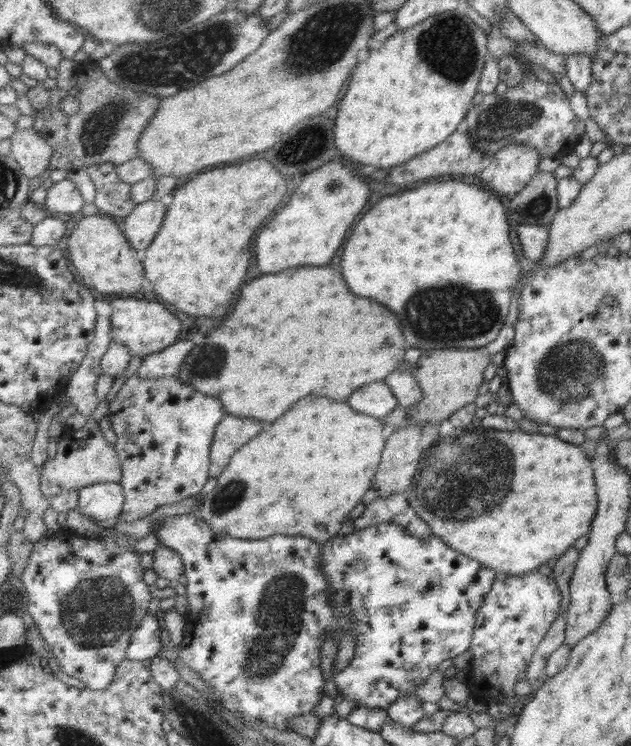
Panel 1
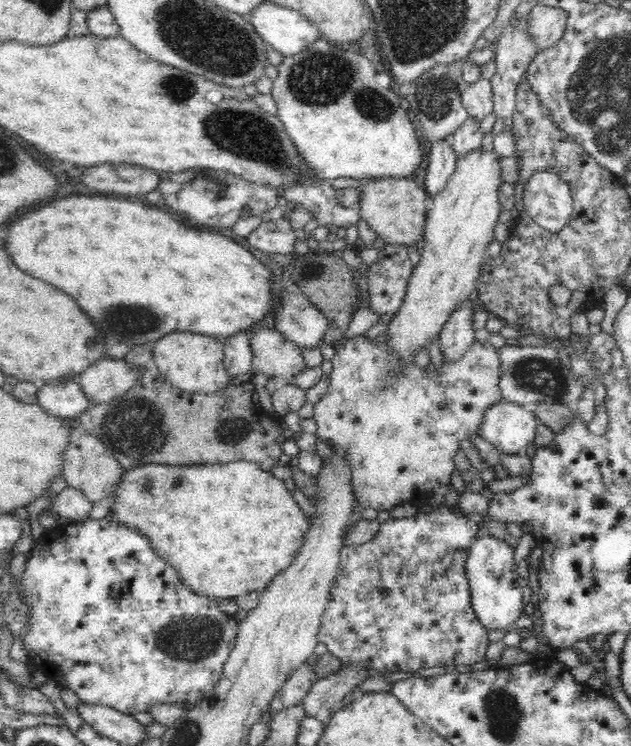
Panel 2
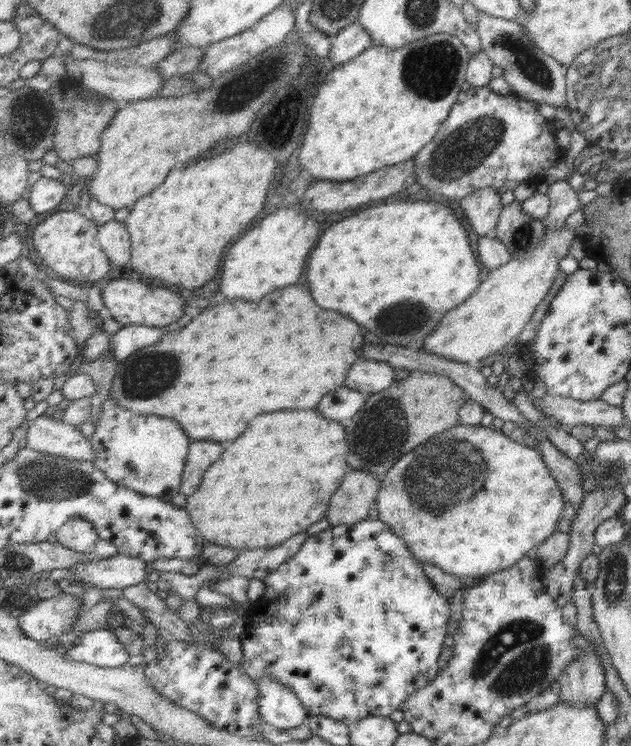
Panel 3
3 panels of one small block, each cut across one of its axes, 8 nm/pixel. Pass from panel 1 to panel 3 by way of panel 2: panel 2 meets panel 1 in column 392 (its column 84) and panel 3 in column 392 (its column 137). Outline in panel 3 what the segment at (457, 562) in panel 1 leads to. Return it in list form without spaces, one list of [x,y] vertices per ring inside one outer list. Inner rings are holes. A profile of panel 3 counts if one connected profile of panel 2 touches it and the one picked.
[[[365,519],[352,525],[329,526],[320,533],[313,534],[305,540],[301,550],[298,550],[293,558],[283,562],[277,570],[263,580],[266,592],[259,603],[259,612],[255,608],[253,614],[243,614],[243,631],[240,634],[243,641],[243,653],[245,653],[243,670],[255,680],[261,679],[269,671],[267,675],[273,675],[281,683],[293,688],[311,715],[328,716],[348,725],[369,717],[391,716],[391,712],[400,710],[406,700],[409,700],[417,690],[429,686],[442,670],[439,666],[439,658],[441,658],[443,648],[446,647],[445,638],[449,632],[453,606],[449,598],[442,594],[435,587],[435,583],[427,577],[424,564],[425,562],[409,549],[405,539],[396,535],[387,523],[379,519]]]

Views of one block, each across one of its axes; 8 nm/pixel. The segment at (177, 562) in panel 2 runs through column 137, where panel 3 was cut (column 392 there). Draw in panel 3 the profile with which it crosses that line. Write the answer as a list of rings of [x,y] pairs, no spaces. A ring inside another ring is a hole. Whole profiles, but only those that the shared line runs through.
[[[455,425],[447,431],[433,437],[429,443],[419,444],[414,449],[414,453],[403,456],[397,464],[387,472],[386,476],[381,478],[381,488],[379,488],[379,496],[377,496],[377,512],[378,519],[387,523],[395,531],[396,535],[403,537],[409,549],[424,562],[431,562],[446,570],[448,573],[456,574],[461,578],[468,580],[477,580],[485,576],[492,575],[499,570],[511,568],[517,564],[521,558],[527,556],[529,550],[533,550],[541,542],[545,541],[555,530],[557,520],[561,518],[563,512],[562,490],[559,489],[558,482],[555,481],[549,467],[541,460],[540,452],[536,448],[529,448],[511,440],[505,436],[502,429],[496,430],[490,425],[488,427],[482,425]]]

